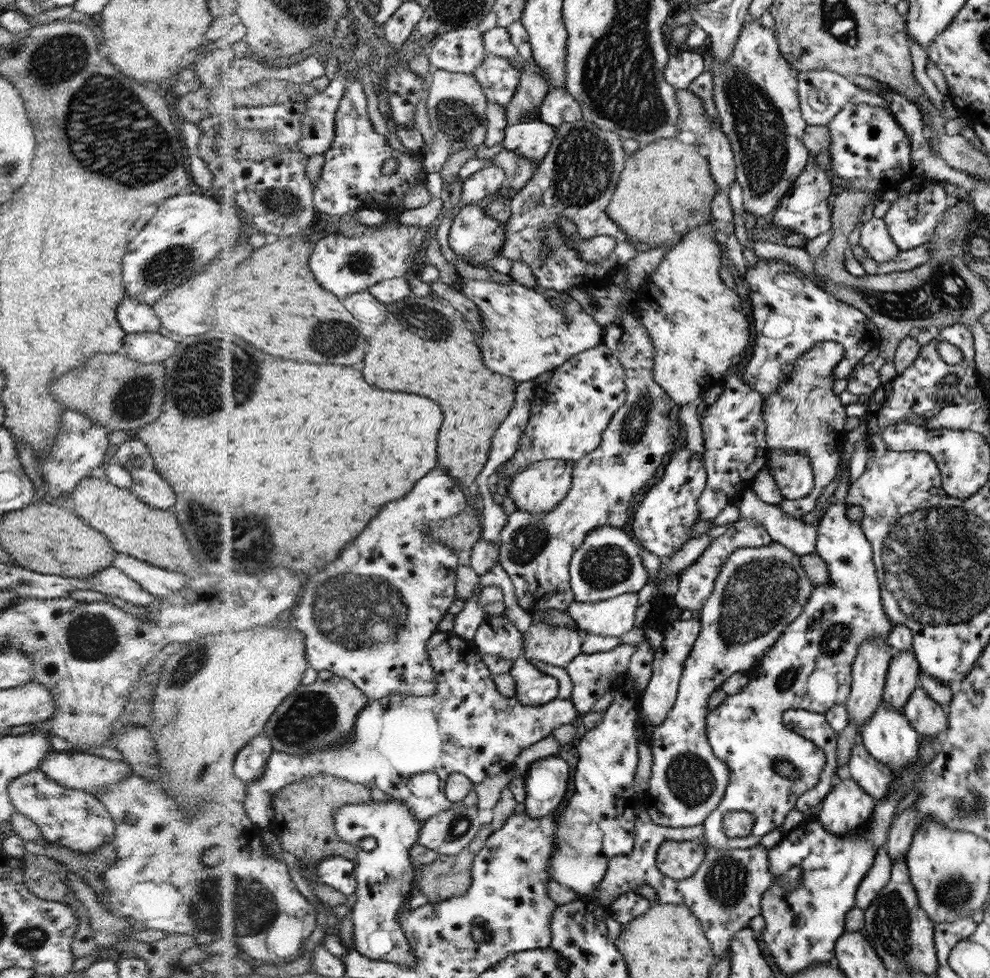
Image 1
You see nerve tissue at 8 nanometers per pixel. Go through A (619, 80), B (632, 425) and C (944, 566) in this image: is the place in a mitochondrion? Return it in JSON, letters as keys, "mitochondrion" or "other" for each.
{"A":"mitochondrion","B":"mitochondrion","C":"mitochondrion"}

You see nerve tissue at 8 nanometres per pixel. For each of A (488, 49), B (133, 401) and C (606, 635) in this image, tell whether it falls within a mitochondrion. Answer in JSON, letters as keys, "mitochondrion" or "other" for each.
{"A":"other","B":"mitochondrion","C":"other"}

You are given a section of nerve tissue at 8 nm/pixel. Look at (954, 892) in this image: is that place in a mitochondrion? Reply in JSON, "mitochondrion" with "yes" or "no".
{"mitochondrion":"yes"}

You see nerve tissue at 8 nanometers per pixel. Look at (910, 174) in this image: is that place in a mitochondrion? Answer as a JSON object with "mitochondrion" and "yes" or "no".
{"mitochondrion":"no"}

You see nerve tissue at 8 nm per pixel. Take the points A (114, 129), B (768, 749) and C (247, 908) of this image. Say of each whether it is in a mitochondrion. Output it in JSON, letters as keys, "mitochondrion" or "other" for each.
{"A":"mitochondrion","B":"other","C":"mitochondrion"}

